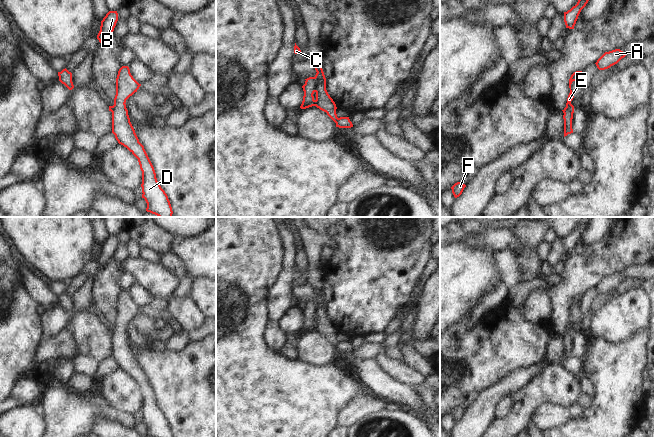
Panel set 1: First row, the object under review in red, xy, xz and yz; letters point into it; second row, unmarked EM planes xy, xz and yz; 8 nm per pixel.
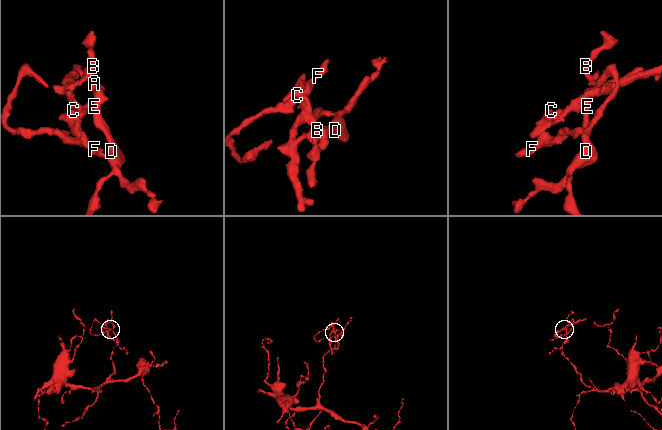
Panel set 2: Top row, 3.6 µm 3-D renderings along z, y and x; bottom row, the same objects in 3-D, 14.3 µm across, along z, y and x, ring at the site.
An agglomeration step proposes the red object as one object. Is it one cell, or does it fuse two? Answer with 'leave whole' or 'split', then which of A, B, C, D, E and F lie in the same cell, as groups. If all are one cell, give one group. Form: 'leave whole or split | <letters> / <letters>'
split | A D E / B C F

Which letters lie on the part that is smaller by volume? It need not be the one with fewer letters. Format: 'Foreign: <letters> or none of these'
Foreign: B, C, F

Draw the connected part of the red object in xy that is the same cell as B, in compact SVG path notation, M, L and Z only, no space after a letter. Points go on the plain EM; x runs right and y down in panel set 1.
M109 235L103 242L103 244L101 245L100 255L97 259L97 263L101 268L103 268L112 258L117 245L118 245L117 235Z

